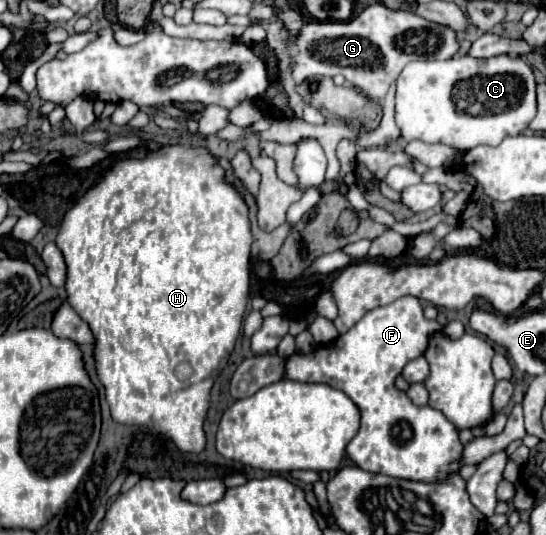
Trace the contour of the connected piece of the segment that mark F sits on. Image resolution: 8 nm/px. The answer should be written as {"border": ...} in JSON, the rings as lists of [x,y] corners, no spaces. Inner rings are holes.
{"border":[[[400,297],[390,305],[376,307],[368,311],[348,333],[340,335],[328,345],[318,345],[312,353],[294,353],[286,359],[286,373],[284,379],[294,379],[302,383],[326,383],[334,389],[344,391],[360,409],[360,429],[356,437],[348,443],[346,455],[362,469],[372,473],[382,473],[400,479],[412,481],[442,481],[440,477],[446,475],[452,465],[460,459],[462,443],[458,439],[458,429],[436,409],[432,407],[418,407],[410,401],[404,391],[396,389],[396,377],[402,373],[404,365],[410,359],[424,355],[426,345],[430,341],[430,333],[442,331],[438,321],[428,321],[422,313],[422,305],[416,297]]]}

